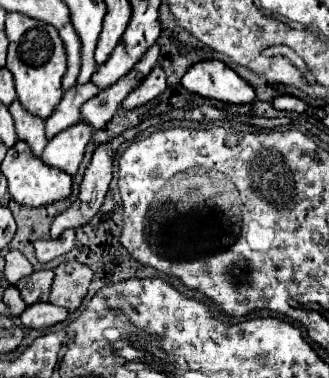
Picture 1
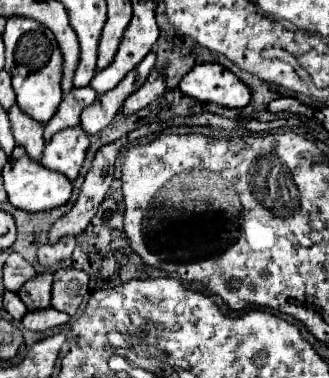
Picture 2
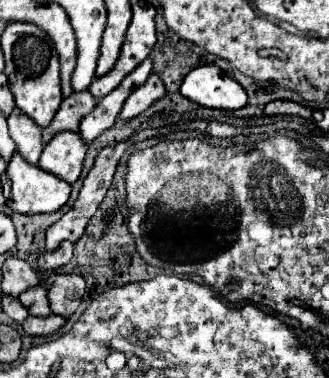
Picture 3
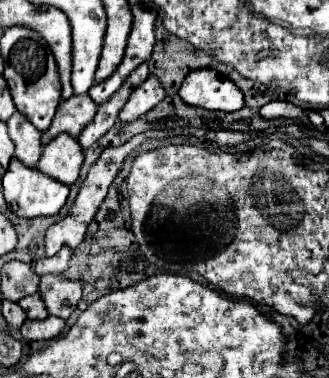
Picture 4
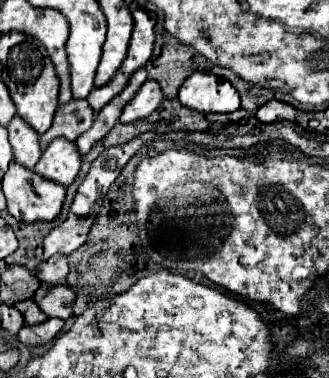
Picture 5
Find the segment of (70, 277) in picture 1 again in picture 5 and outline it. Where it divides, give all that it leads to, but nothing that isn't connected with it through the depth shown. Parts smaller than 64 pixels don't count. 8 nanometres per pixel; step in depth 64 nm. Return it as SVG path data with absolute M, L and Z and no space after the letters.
M42 284L34 294L36 304L42 308L42 312L48 318L62 318L62 320L72 316L74 298L76 292L68 284L60 284L60 286Z

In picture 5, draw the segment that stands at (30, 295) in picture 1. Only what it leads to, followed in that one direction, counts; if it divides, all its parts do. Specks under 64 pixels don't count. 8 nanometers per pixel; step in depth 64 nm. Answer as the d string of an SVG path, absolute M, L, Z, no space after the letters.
M32 298L22 300L20 304L14 304L14 306L24 314L26 324L40 324L40 322L44 322L44 320L46 320L44 312L40 312L40 306L38 306Z

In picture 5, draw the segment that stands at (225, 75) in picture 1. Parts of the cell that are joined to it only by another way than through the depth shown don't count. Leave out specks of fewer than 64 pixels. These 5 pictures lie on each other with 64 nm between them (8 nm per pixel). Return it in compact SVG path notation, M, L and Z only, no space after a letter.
M196 72L184 80L178 94L180 102L186 108L200 110L200 112L234 112L240 108L240 94L238 90L224 78Z

